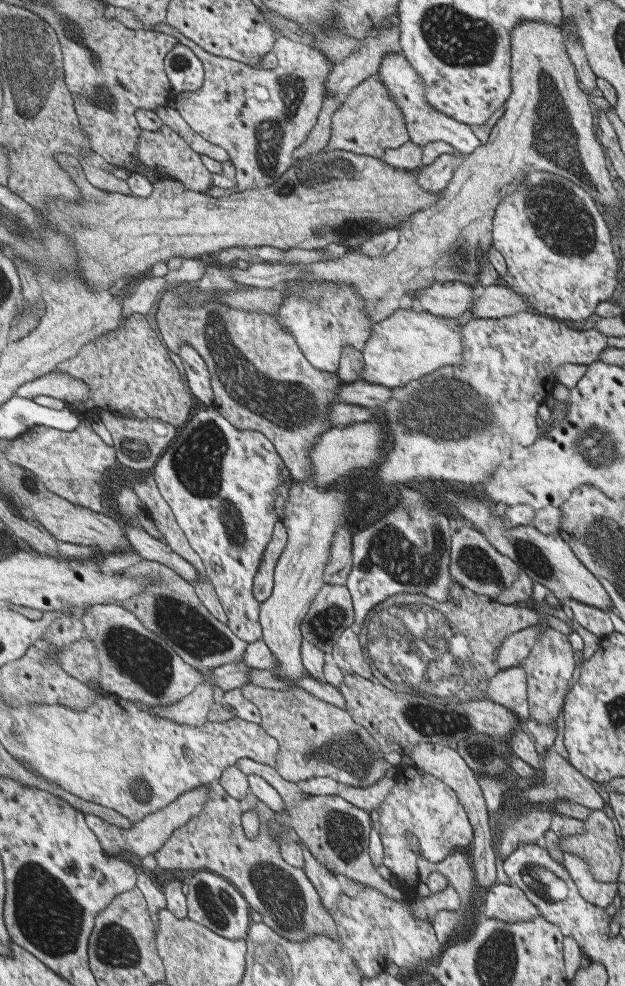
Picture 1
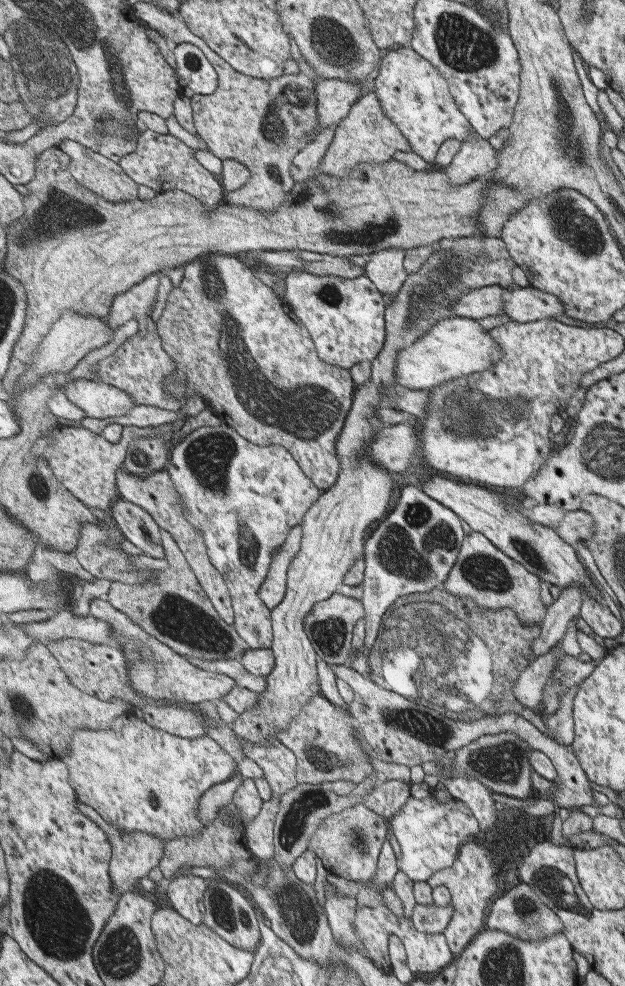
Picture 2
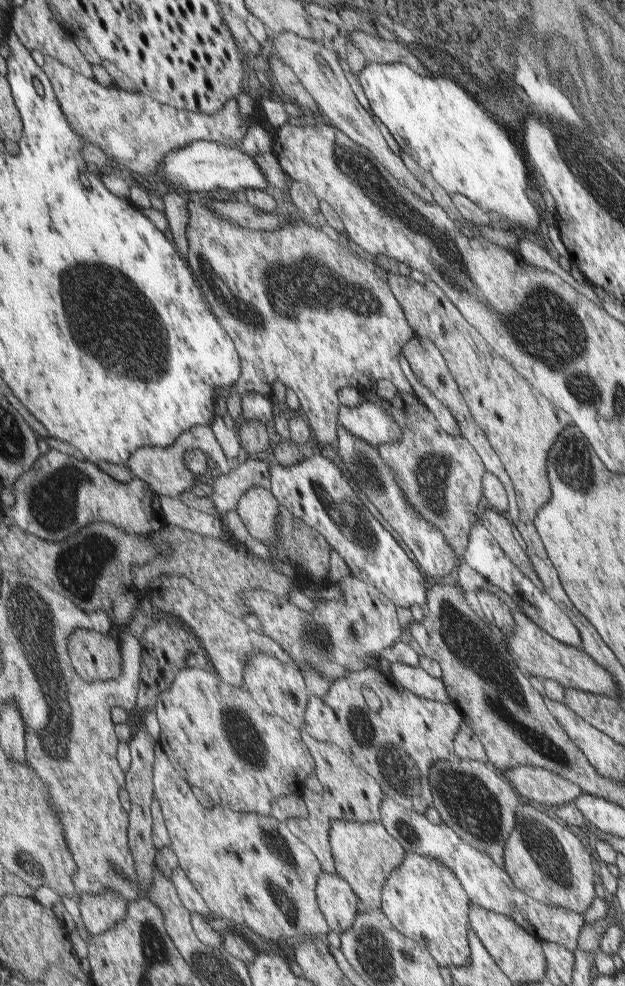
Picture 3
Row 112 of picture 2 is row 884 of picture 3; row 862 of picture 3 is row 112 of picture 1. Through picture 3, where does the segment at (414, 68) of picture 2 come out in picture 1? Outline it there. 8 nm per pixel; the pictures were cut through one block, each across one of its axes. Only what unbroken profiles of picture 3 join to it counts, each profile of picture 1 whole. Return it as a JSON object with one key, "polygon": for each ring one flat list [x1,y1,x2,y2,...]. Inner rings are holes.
{"polygon":[[398,53,388,54,383,61,380,71,374,77,384,82,389,89,390,95,392,95,392,99,396,101,405,115,405,124,408,126,409,140,411,142,423,148,426,144,441,141,452,145,458,154,461,153,464,156,470,155,481,147,480,138,476,136,471,125,454,120,454,118,440,112,429,103,426,89,422,84,423,79,408,64,408,59,404,55]]}

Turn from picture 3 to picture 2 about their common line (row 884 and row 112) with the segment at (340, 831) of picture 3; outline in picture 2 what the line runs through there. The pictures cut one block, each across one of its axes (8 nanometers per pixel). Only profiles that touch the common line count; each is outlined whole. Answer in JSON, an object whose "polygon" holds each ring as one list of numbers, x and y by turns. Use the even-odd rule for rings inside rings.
{"polygon":[[372,92,357,99,349,118,345,118,345,121,337,127,334,143,323,160,321,171,331,176,350,176,352,169,360,162,380,164,392,160,396,152,410,150,405,134,390,117,385,115,377,94]]}

